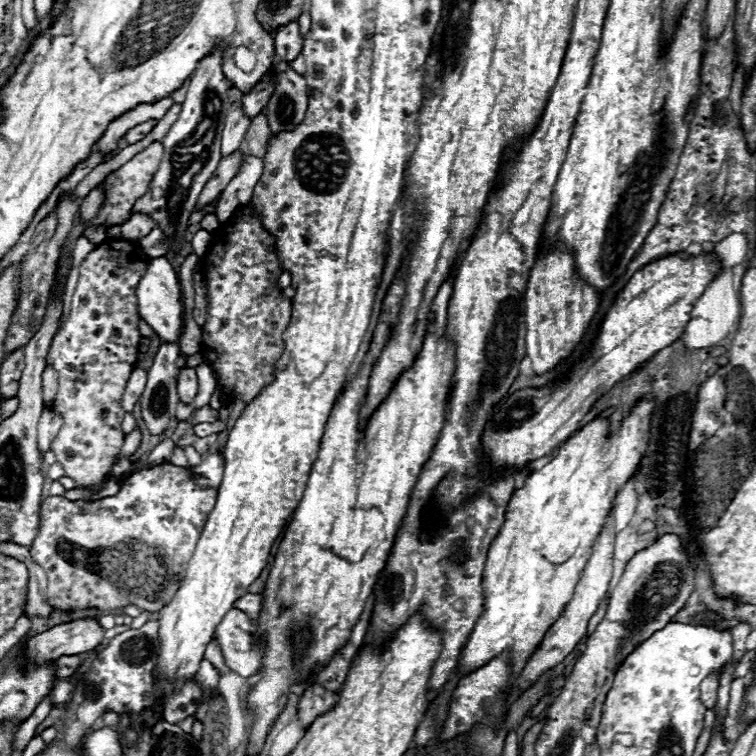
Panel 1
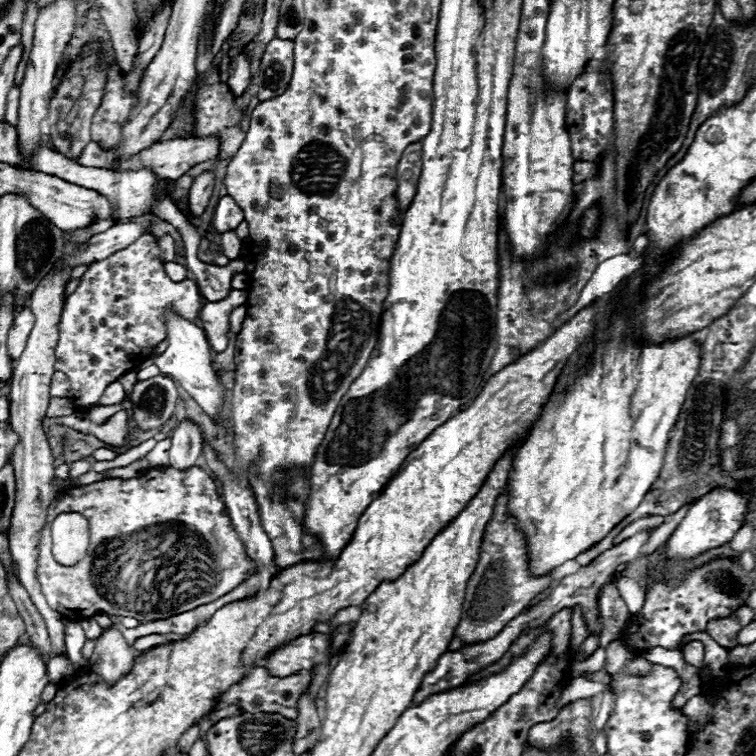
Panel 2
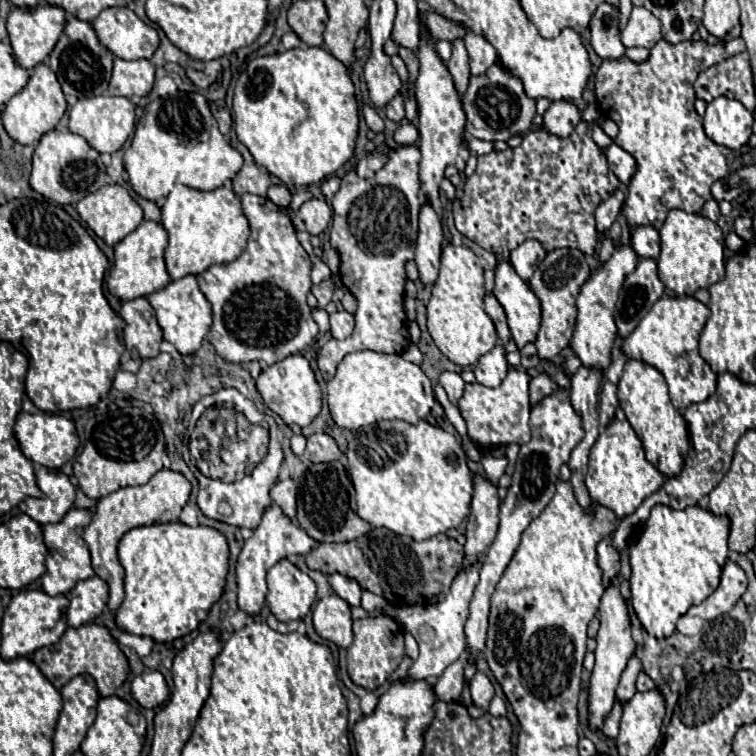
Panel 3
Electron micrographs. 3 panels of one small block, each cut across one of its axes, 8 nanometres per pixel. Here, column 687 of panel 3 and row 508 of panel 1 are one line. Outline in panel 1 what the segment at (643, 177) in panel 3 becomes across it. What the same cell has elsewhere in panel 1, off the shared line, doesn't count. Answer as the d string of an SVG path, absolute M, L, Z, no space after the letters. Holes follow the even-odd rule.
M172 464L128 474L120 490L102 500L82 502L48 496L42 502L42 530L28 548L32 558L48 572L48 602L60 612L96 610L108 614L128 604L158 612L178 592L184 566L196 548L214 502L214 488L202 490L194 482L190 468ZM78 562L88 562L94 572L76 566ZM102 576L122 580L122 590Z

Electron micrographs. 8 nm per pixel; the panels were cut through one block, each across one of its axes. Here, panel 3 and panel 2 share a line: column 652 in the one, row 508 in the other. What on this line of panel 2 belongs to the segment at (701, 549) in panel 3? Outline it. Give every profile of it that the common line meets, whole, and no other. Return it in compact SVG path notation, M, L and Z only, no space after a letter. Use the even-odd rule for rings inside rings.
M624 314L614 316L610 328L598 326L594 338L598 338L598 342L588 374L576 378L570 372L570 366L564 370L556 394L544 408L542 420L534 426L514 456L508 484L508 512L518 518L516 526L526 540L528 564L534 576L548 574L590 550L618 522L638 508L662 470L664 450L670 438L668 434L700 368L700 348L690 336L660 346L636 346L626 336Z

